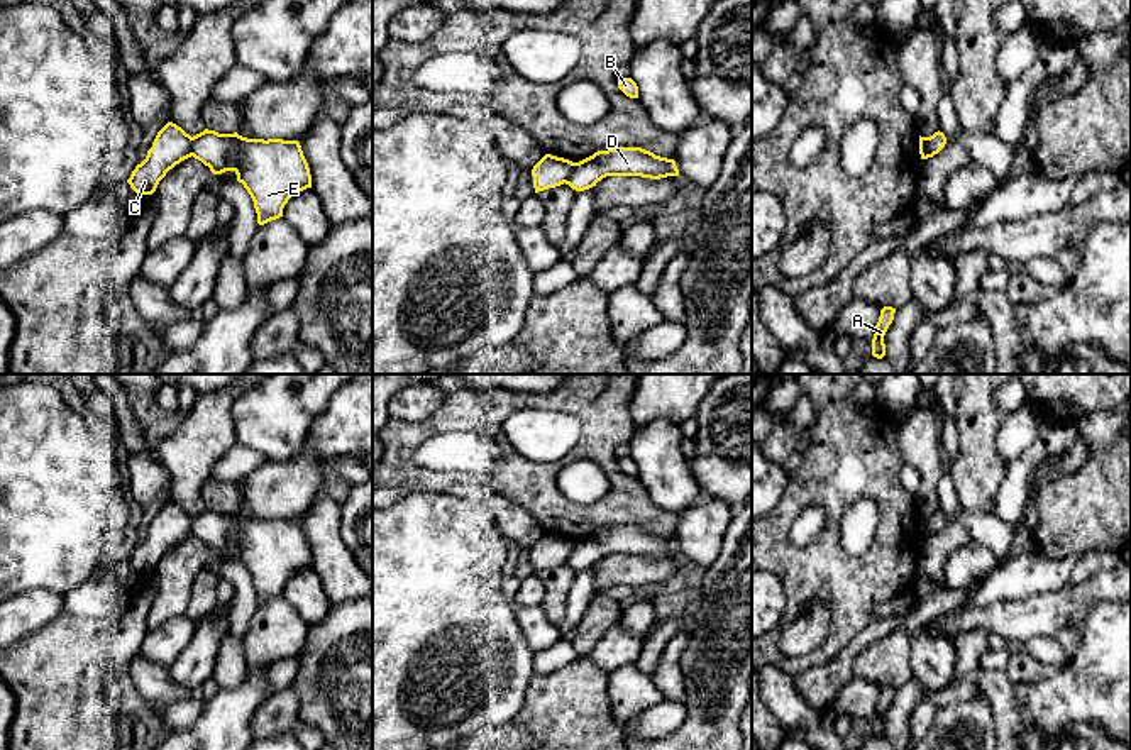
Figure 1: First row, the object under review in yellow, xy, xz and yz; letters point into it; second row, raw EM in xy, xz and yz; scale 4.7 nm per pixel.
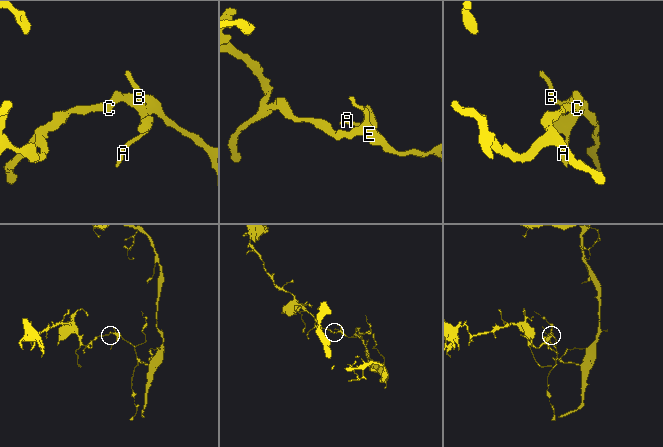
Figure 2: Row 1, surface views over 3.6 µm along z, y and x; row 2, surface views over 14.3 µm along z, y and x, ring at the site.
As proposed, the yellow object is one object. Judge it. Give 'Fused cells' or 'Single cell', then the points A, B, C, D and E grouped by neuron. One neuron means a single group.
Fused cells. Groups: A B D E / C

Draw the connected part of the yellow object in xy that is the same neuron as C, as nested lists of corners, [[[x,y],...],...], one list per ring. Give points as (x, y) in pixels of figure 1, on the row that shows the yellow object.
[[[168,122],[127,183],[137,195],[152,195],[166,173],[188,157],[191,157],[191,135]]]

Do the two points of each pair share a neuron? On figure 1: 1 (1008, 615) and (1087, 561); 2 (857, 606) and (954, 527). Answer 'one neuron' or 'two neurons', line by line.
1: two neurons
2: two neurons

